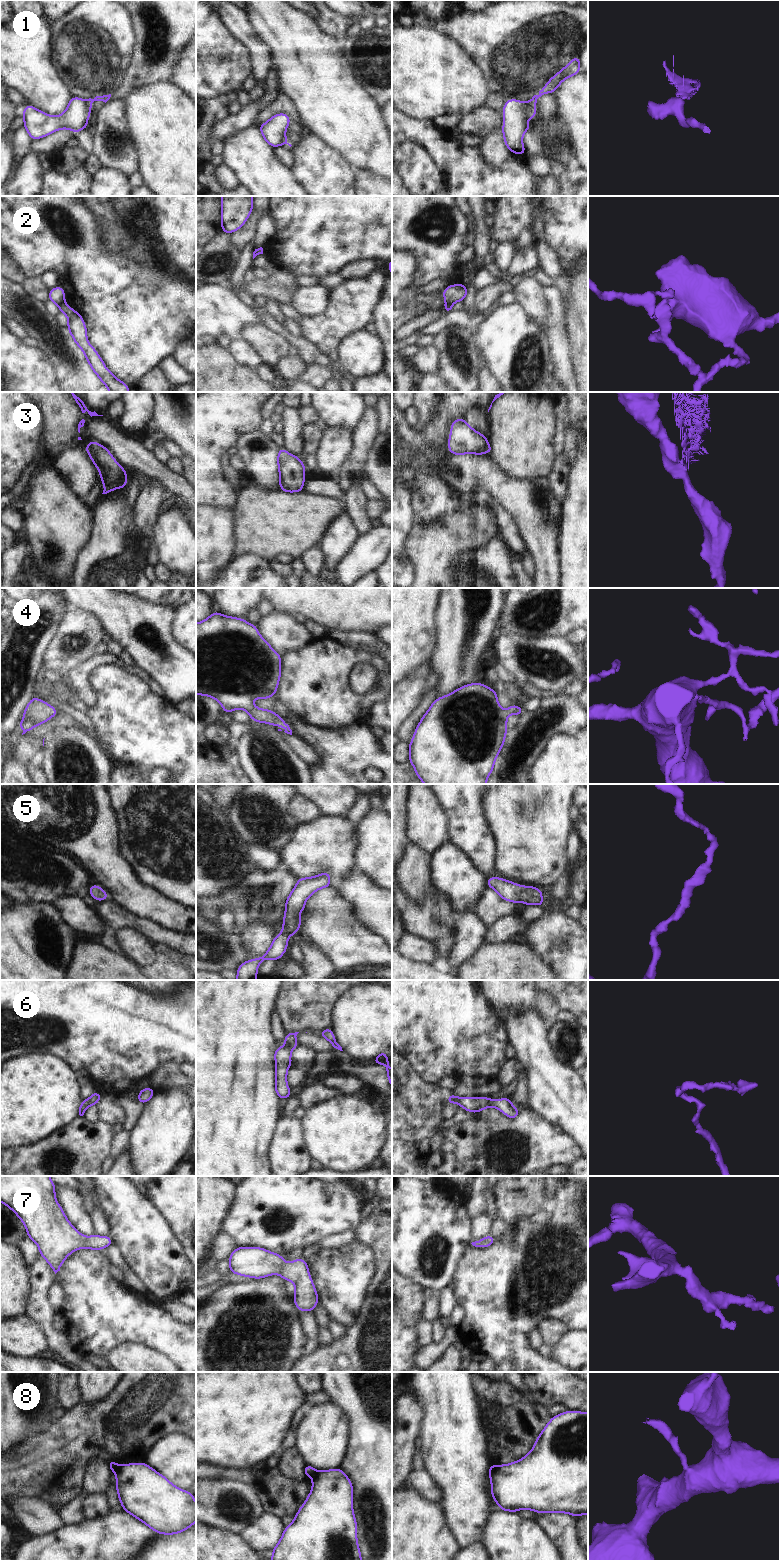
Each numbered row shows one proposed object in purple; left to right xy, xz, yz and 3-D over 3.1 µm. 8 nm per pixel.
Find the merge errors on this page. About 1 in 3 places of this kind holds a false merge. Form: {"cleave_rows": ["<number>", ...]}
{"cleave_rows": ["1", "2", "3", "8"]}

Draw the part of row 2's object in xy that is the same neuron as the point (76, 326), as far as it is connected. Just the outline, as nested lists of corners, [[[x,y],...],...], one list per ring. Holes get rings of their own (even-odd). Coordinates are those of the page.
[[[66,302],[59,305],[60,313],[68,318],[67,329],[71,333],[74,342],[83,351],[91,369],[95,372],[102,383],[110,392],[129,392],[129,386],[117,379],[111,371],[109,371],[98,352],[87,340],[87,328],[83,321],[83,317],[73,310]]]

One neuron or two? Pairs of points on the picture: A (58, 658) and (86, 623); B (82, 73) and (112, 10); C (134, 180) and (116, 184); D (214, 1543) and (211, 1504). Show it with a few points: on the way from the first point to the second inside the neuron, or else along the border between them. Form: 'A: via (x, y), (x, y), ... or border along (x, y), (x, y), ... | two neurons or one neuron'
A: via (59, 647), (66, 633), (75, 632) | one neuron
B: via (90, 57), (91, 46), (98, 34), (98, 26) | one neuron
C: border along (127, 177), (130, 185) | two neurons
D: border along (206, 1524), (236, 1533) | two neurons

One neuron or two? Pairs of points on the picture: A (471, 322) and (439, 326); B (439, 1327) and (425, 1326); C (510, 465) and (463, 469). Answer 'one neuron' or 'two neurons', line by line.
A: one neuron
B: two neurons
C: two neurons

